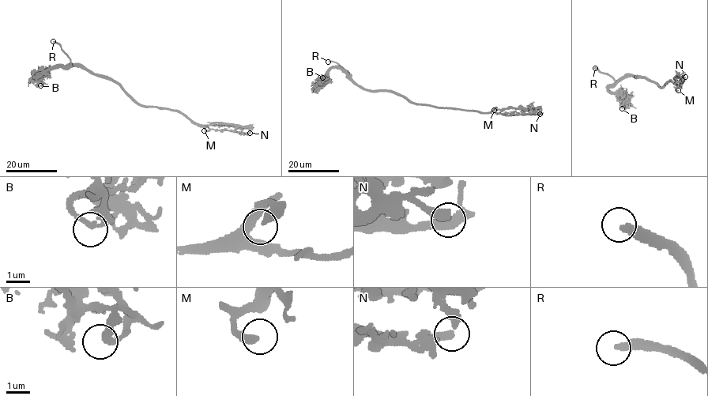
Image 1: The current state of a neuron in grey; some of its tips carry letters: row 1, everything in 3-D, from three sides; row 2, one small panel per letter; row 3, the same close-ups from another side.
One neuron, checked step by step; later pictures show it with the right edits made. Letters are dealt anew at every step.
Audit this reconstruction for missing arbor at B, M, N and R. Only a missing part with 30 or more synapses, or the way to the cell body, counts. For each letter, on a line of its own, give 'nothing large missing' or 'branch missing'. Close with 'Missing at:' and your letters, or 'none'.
B: nothing large missing
M: nothing large missing
N: nothing large missing
R: branch missing
Missing at: R

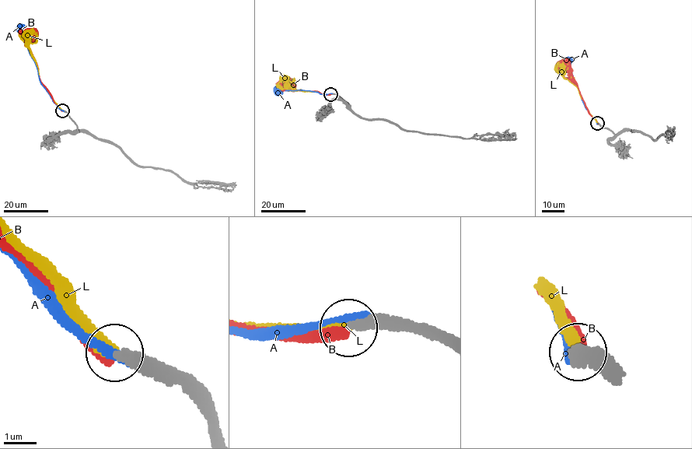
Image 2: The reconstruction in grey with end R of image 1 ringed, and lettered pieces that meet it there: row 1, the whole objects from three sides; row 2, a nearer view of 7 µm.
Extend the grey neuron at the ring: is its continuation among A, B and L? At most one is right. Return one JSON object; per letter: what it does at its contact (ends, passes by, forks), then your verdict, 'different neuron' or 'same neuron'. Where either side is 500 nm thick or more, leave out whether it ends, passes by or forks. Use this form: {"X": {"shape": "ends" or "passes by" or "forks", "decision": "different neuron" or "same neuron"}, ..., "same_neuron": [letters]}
{"A": {"shape": "ends", "decision": "different neuron"}, "B": {"shape": "ends", "decision": "different neuron"}, "L": {"shape": "ends", "decision": "same neuron"}, "same_neuron": ["L"]}

